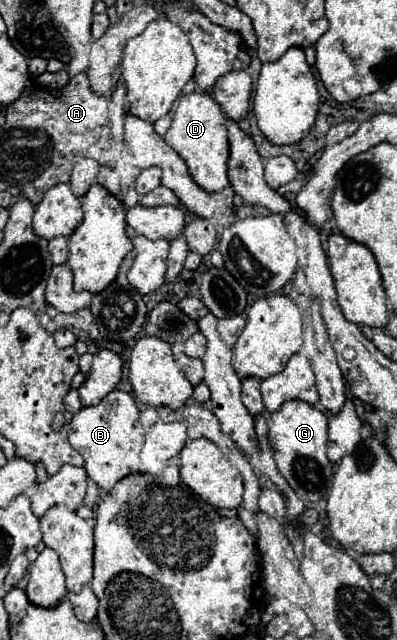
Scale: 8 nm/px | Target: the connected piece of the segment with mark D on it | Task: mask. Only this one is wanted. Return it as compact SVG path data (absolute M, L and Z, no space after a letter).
M194 91L190 95L182 95L180 103L174 109L174 119L170 129L164 135L164 141L186 161L190 175L194 181L206 191L222 191L230 185L228 179L228 157L230 157L230 141L224 123L224 113L220 105L212 99L210 93Z

